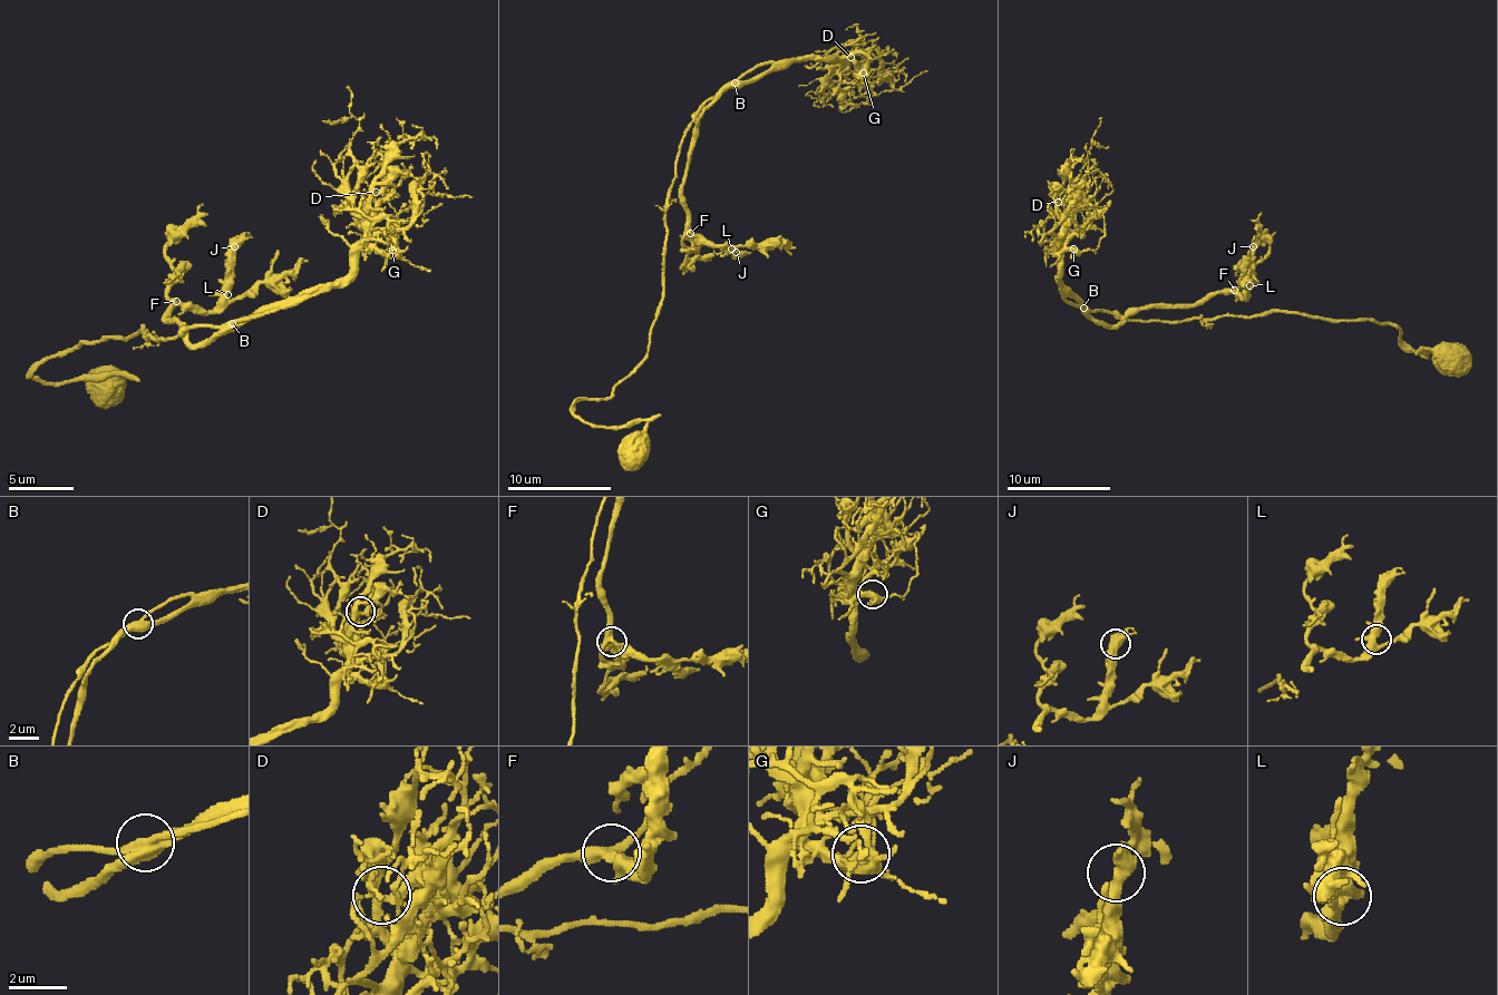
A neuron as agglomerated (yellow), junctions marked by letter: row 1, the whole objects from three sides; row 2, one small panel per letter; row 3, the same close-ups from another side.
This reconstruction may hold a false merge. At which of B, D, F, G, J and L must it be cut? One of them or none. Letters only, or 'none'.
none

